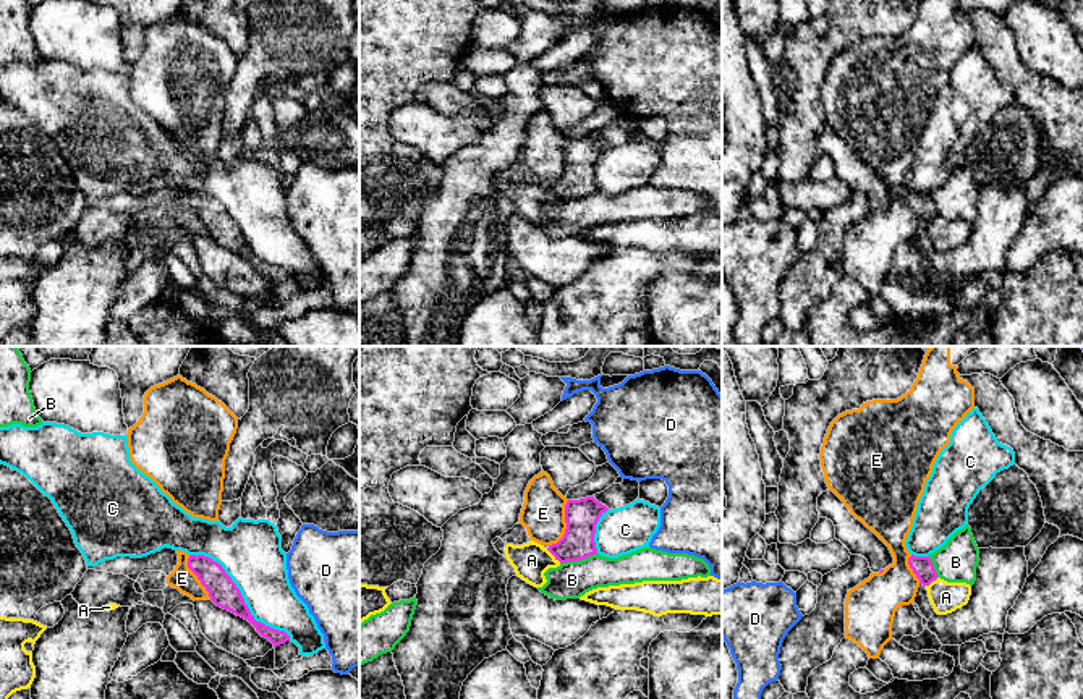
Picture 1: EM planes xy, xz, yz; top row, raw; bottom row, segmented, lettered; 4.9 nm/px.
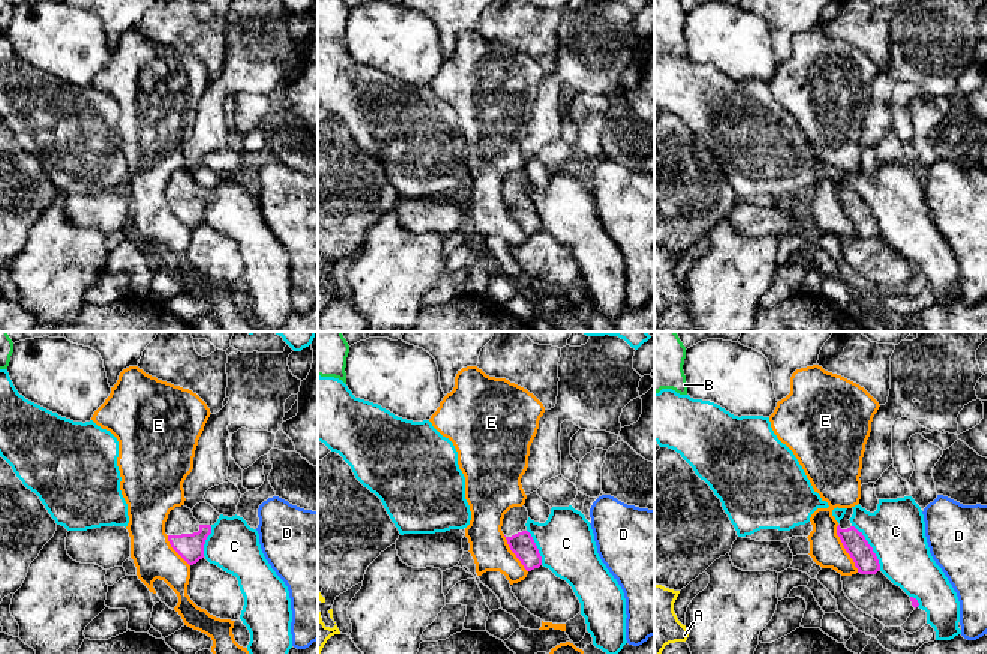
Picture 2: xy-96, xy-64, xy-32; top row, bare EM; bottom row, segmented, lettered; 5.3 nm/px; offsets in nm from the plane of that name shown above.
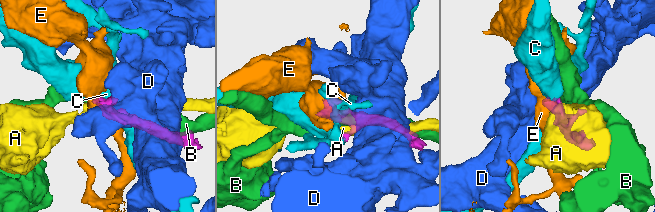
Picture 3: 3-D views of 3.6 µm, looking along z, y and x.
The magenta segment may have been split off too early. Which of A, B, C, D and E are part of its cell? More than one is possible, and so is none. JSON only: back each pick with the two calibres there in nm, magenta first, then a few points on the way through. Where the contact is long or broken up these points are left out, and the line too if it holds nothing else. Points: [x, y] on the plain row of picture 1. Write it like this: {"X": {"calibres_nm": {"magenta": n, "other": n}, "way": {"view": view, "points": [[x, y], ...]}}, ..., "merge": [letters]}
{"merge": []}

